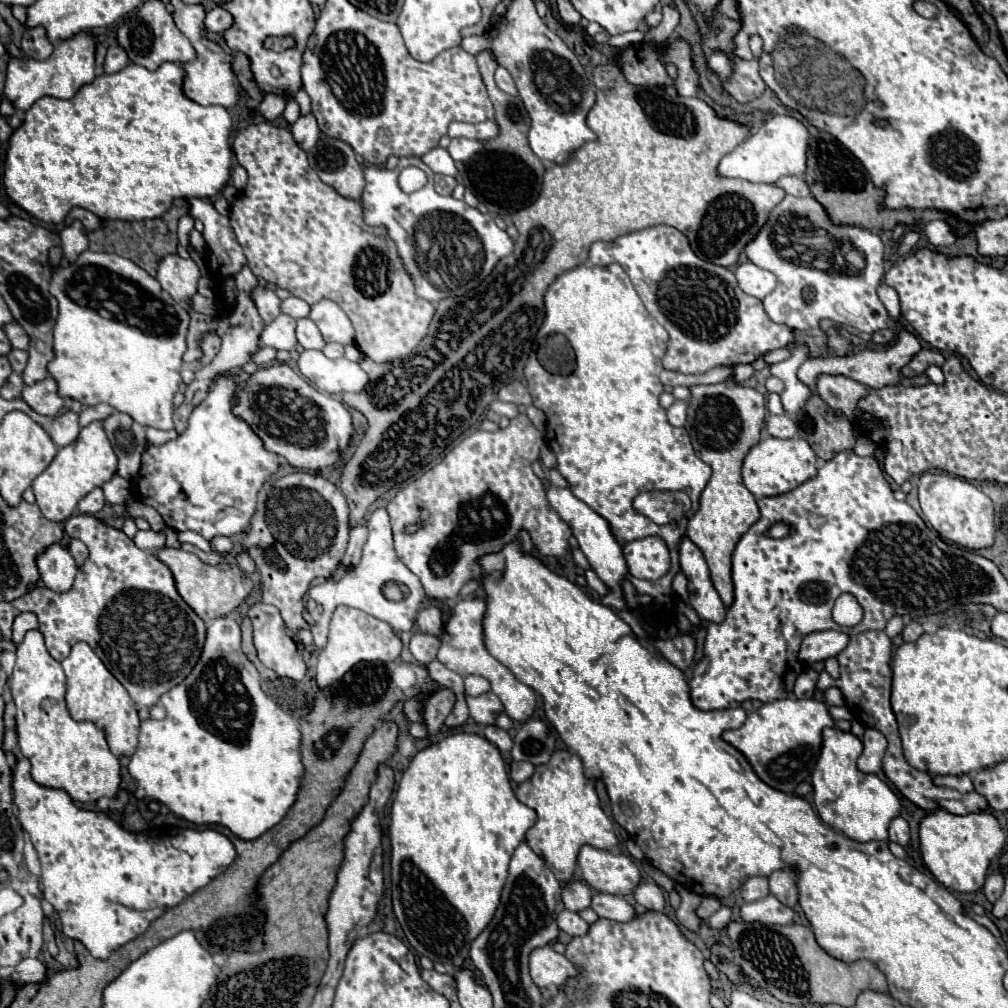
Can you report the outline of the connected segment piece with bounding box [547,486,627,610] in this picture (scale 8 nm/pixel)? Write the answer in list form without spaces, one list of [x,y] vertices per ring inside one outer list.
[[[551,486],[547,490],[547,500],[559,512],[559,516],[571,526],[573,536],[577,538],[579,548],[587,556],[591,568],[609,586],[611,592],[603,598],[603,604],[607,604],[607,606],[611,606],[615,610],[627,610],[625,600],[623,600],[623,592],[621,592],[621,580],[627,574],[627,564],[625,564],[625,558],[623,558],[623,550],[617,544],[617,540],[615,540],[615,536],[613,536],[607,520],[601,518],[595,510],[591,510],[583,500],[577,500],[569,488],[555,488],[555,486]]]

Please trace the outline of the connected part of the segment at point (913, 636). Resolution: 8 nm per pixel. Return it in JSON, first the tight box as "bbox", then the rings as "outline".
{"bbox":[901,622,923,642],"outline":[[[909,622],[909,624],[903,628],[903,632],[901,632],[901,636],[903,636],[905,642],[915,642],[921,634],[923,634],[923,626],[921,626],[919,622]]]}

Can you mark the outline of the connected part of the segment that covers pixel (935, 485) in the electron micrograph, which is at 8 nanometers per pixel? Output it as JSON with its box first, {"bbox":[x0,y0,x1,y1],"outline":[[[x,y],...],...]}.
{"bbox":[919,472,995,550],"outline":[[[925,472],[921,474],[919,480],[919,502],[925,518],[943,540],[951,540],[969,550],[989,548],[993,544],[995,538],[993,502],[979,490],[979,486],[949,474]]]}

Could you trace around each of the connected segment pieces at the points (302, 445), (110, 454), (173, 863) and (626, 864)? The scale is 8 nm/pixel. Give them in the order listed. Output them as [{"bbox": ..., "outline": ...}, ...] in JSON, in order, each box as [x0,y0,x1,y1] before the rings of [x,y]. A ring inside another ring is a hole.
[{"bbox":[233,364,353,470],"outline":[[[275,364],[269,368],[259,368],[237,392],[233,410],[239,418],[243,418],[253,428],[253,432],[263,440],[267,450],[279,454],[281,458],[285,458],[295,468],[319,470],[319,468],[331,466],[339,458],[339,452],[343,448],[347,448],[351,434],[353,434],[349,410],[339,400],[335,400],[333,396],[315,390],[309,382],[305,382],[287,364]]]},{"bbox":[31,422,117,522],"outline":[[[93,422],[81,428],[79,438],[73,444],[57,450],[53,462],[33,480],[31,488],[35,492],[37,506],[41,508],[43,516],[53,522],[65,522],[77,508],[79,500],[85,498],[93,488],[109,482],[115,476],[115,472],[117,472],[117,456],[109,444],[109,438],[105,436],[101,422]]]},{"bbox":[13,756,235,960],"outline":[[[19,756],[17,764],[15,764],[15,770],[13,770],[13,798],[15,798],[15,804],[17,804],[17,808],[19,808],[19,822],[21,822],[23,830],[29,834],[29,838],[31,838],[31,842],[33,842],[37,854],[39,854],[39,862],[41,862],[41,870],[43,870],[43,874],[41,874],[43,898],[45,898],[47,902],[51,902],[53,908],[59,912],[63,934],[69,936],[69,938],[73,938],[73,940],[83,942],[85,948],[91,952],[91,956],[95,956],[95,958],[99,958],[99,960],[109,958],[111,952],[119,950],[123,944],[127,944],[129,940],[137,938],[139,934],[143,934],[155,918],[159,918],[165,910],[169,910],[169,908],[177,906],[179,902],[183,902],[187,896],[191,896],[191,894],[197,892],[199,888],[207,886],[213,878],[217,878],[217,876],[235,860],[235,846],[231,844],[231,840],[229,840],[225,834],[221,834],[221,832],[217,832],[217,830],[211,830],[211,828],[207,828],[207,830],[181,828],[181,830],[179,830],[179,828],[171,828],[171,826],[169,826],[169,828],[157,828],[157,834],[155,834],[153,830],[149,830],[149,832],[127,832],[127,830],[121,828],[113,818],[109,818],[105,812],[95,812],[95,810],[83,810],[83,808],[79,808],[65,790],[45,788],[45,786],[41,786],[41,784],[37,784],[37,782],[31,778],[29,770],[31,770],[29,760],[23,758],[23,756]]]},{"bbox":[579,846,641,896],"outline":[[[583,846],[579,852],[579,866],[583,870],[585,882],[597,892],[625,896],[631,894],[641,882],[641,874],[633,860],[609,850]]]}]

